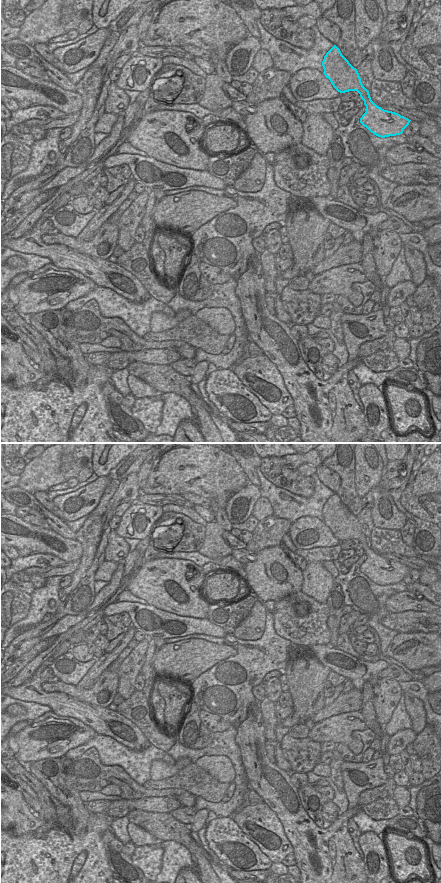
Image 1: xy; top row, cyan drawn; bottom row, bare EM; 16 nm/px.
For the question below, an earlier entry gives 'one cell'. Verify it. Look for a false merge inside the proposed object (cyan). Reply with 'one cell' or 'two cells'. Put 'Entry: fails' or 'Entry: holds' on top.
Entry: holds
one cell

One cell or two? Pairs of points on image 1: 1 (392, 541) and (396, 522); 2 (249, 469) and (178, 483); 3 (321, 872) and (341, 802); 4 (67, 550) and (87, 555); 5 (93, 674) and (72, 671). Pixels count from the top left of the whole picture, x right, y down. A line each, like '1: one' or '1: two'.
1: two
2: two
3: two
4: two
5: two

